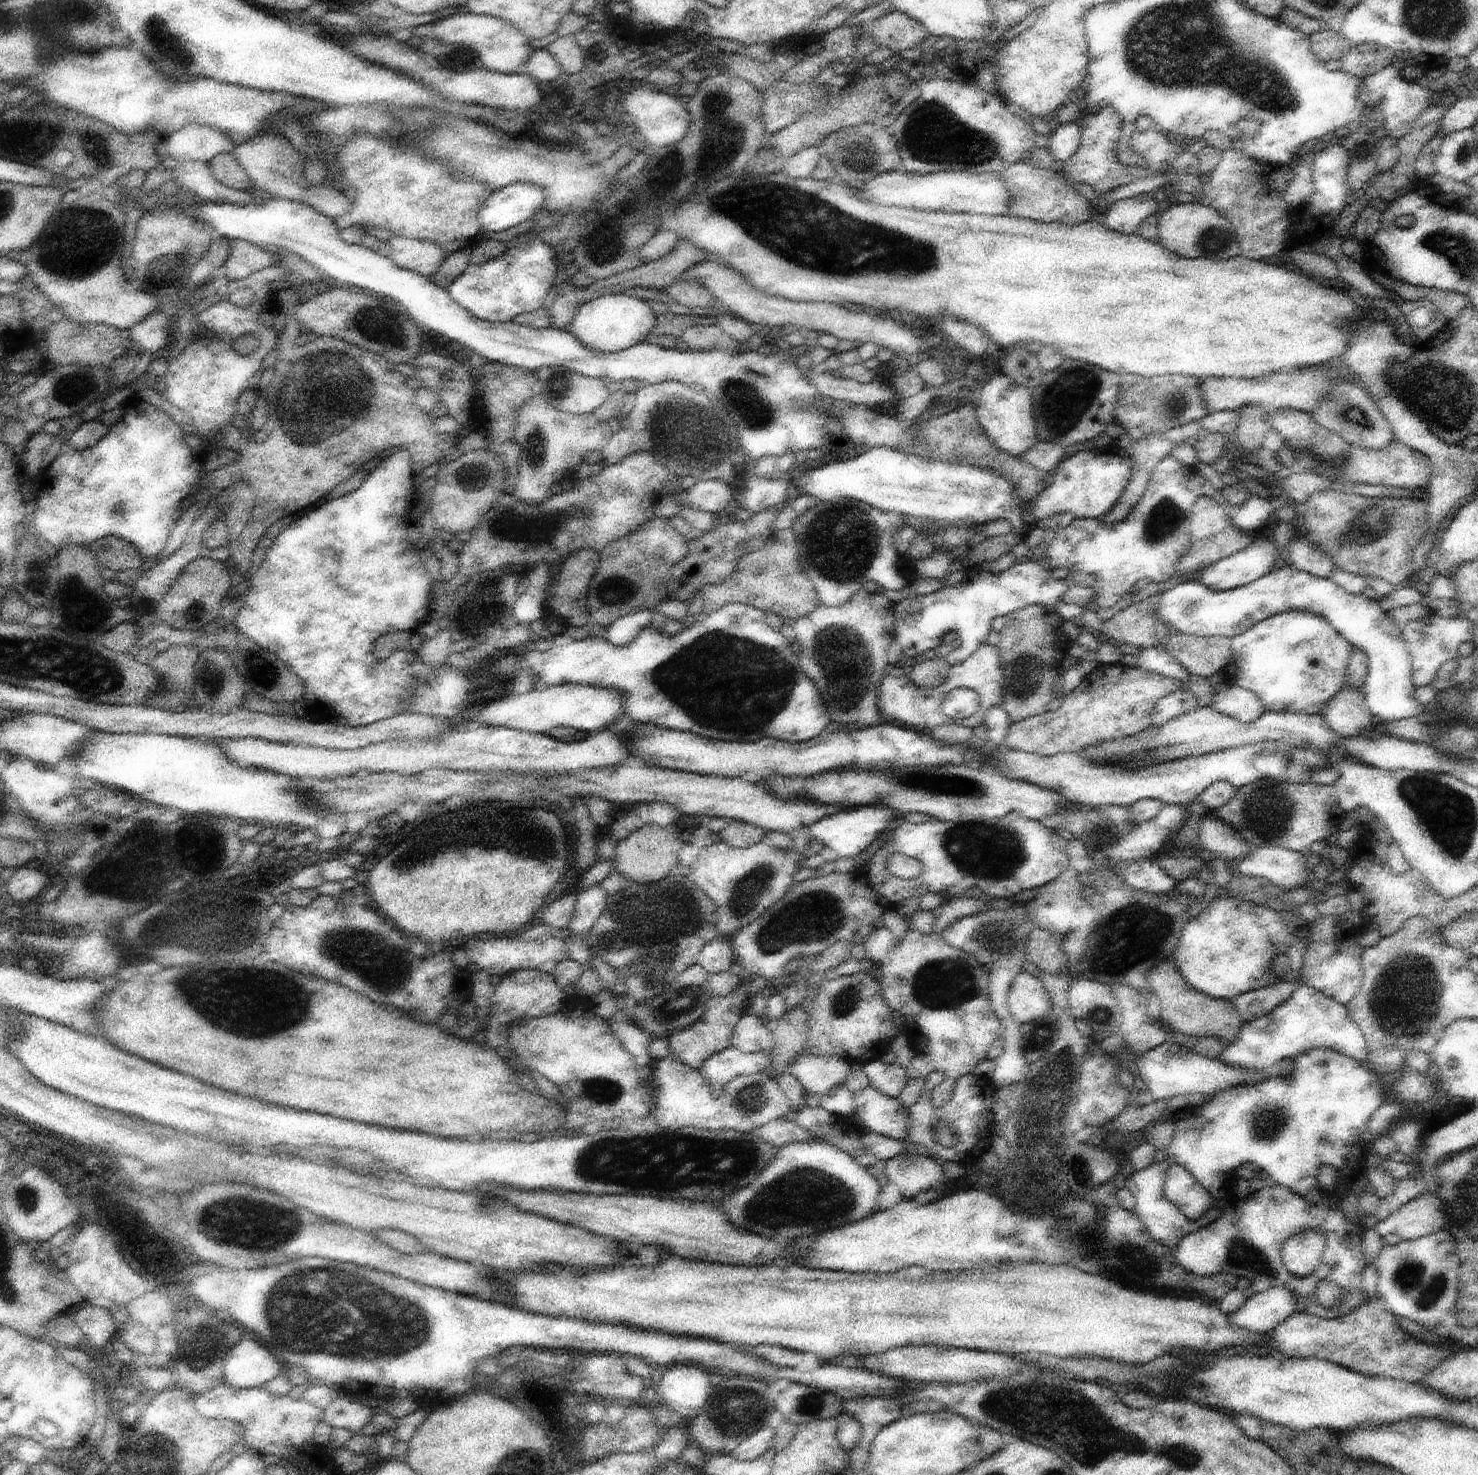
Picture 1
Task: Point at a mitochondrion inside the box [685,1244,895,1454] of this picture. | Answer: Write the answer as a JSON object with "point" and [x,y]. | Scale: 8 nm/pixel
{"point":[811,1404]}

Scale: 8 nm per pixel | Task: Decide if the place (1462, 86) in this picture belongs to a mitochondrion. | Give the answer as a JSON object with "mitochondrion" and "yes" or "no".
{"mitochondrion":"no"}

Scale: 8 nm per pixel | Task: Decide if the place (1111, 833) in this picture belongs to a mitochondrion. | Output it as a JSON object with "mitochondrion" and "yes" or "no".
{"mitochondrion":"yes"}

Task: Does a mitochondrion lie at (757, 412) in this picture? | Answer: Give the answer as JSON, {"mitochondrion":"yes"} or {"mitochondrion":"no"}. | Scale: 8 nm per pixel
{"mitochondrion":"yes"}

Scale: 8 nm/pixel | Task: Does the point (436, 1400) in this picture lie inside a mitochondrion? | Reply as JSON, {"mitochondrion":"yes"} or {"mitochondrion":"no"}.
{"mitochondrion":"no"}

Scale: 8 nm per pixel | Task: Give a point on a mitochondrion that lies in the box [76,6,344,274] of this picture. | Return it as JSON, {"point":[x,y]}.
{"point":[167,45]}

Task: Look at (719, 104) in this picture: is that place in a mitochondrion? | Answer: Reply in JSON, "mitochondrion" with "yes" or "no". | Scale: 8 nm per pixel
{"mitochondrion":"yes"}

